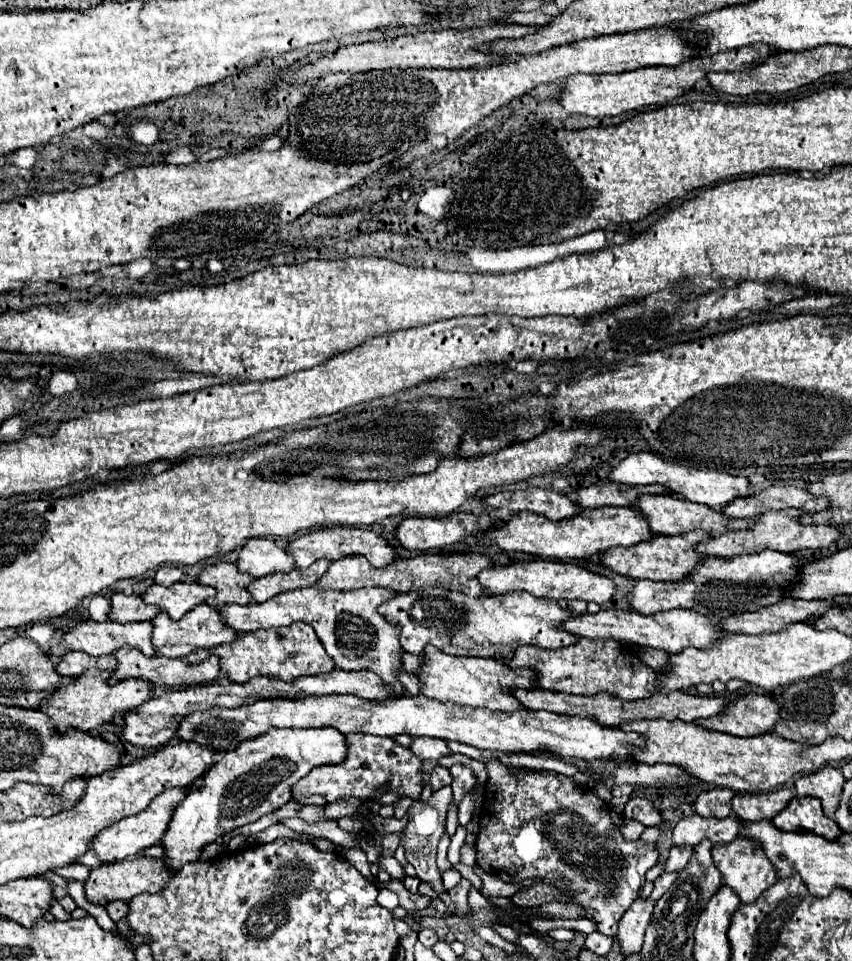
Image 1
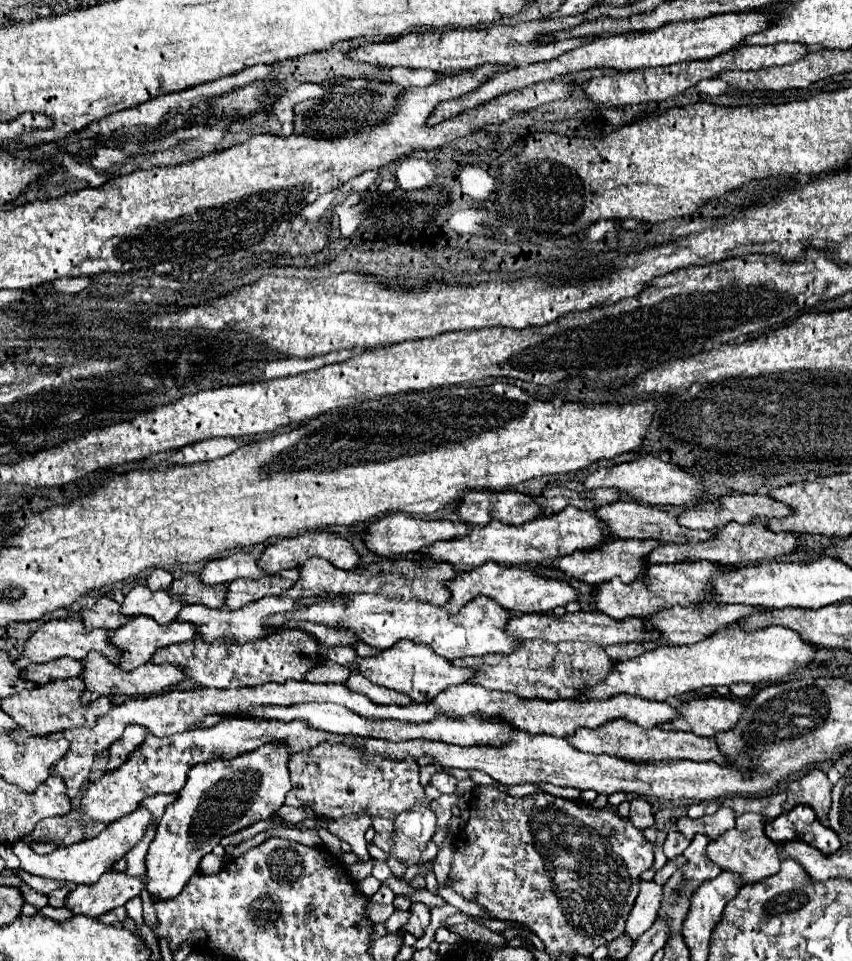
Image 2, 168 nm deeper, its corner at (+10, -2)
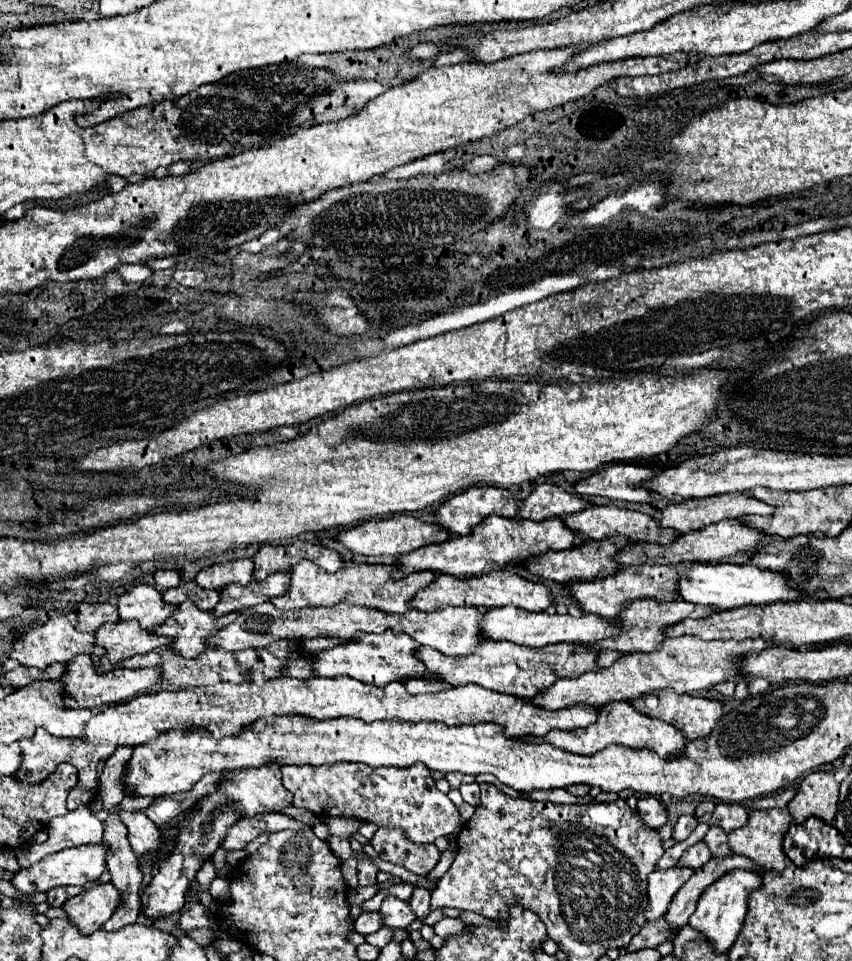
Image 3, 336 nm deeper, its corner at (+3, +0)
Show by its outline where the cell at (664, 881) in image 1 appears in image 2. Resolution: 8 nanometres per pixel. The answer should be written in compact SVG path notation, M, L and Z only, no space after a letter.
M676 857L676 859L670 859L660 871L656 871L656 877L654 877L654 881L658 883L658 885L664 885L670 877L672 877L672 873L678 869L678 867L682 867L682 863L686 861L686 857Z

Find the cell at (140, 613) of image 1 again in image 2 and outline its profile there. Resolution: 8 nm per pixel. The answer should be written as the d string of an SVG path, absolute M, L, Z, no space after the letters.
M108 597L98 599L90 609L82 609L80 615L82 615L82 623L86 625L86 629L100 627L106 631L114 631L130 621L130 617L120 613L120 605Z

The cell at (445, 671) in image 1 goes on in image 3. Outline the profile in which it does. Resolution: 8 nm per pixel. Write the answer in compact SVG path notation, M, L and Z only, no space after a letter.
M385 631L381 635L365 635L359 641L349 641L347 645L339 645L327 651L321 651L315 657L313 663L313 671L317 677L353 677L361 683L369 683L369 685L377 685L377 687L385 687L393 681L403 681L403 679L437 679L441 681L441 677L431 677L427 675L429 671L425 669L423 661L417 661L417 641L413 641L409 635L405 633L395 633L395 631Z

